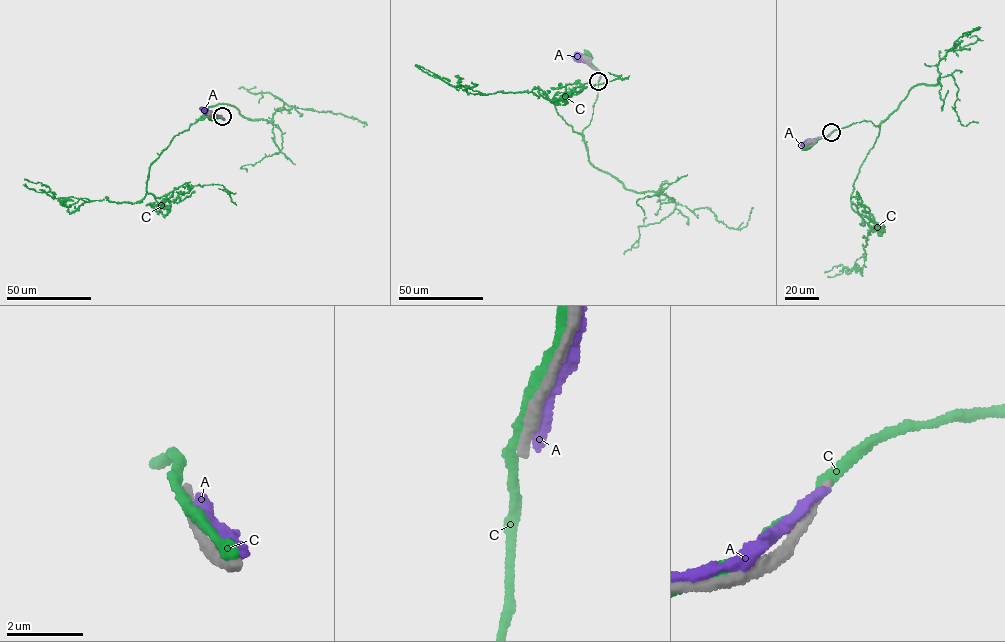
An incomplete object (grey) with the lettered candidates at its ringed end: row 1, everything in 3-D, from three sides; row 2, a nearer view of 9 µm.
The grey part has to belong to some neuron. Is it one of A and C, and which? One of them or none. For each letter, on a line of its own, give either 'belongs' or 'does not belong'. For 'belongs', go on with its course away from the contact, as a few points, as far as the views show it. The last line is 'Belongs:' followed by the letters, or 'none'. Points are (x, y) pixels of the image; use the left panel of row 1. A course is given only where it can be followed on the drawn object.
A: does not belong
C: does not belong
Belongs: none

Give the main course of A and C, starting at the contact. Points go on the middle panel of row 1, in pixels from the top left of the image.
A: (600, 77), (599, 71), (579, 57)
C: (599, 80), (599, 71), (587, 55)

